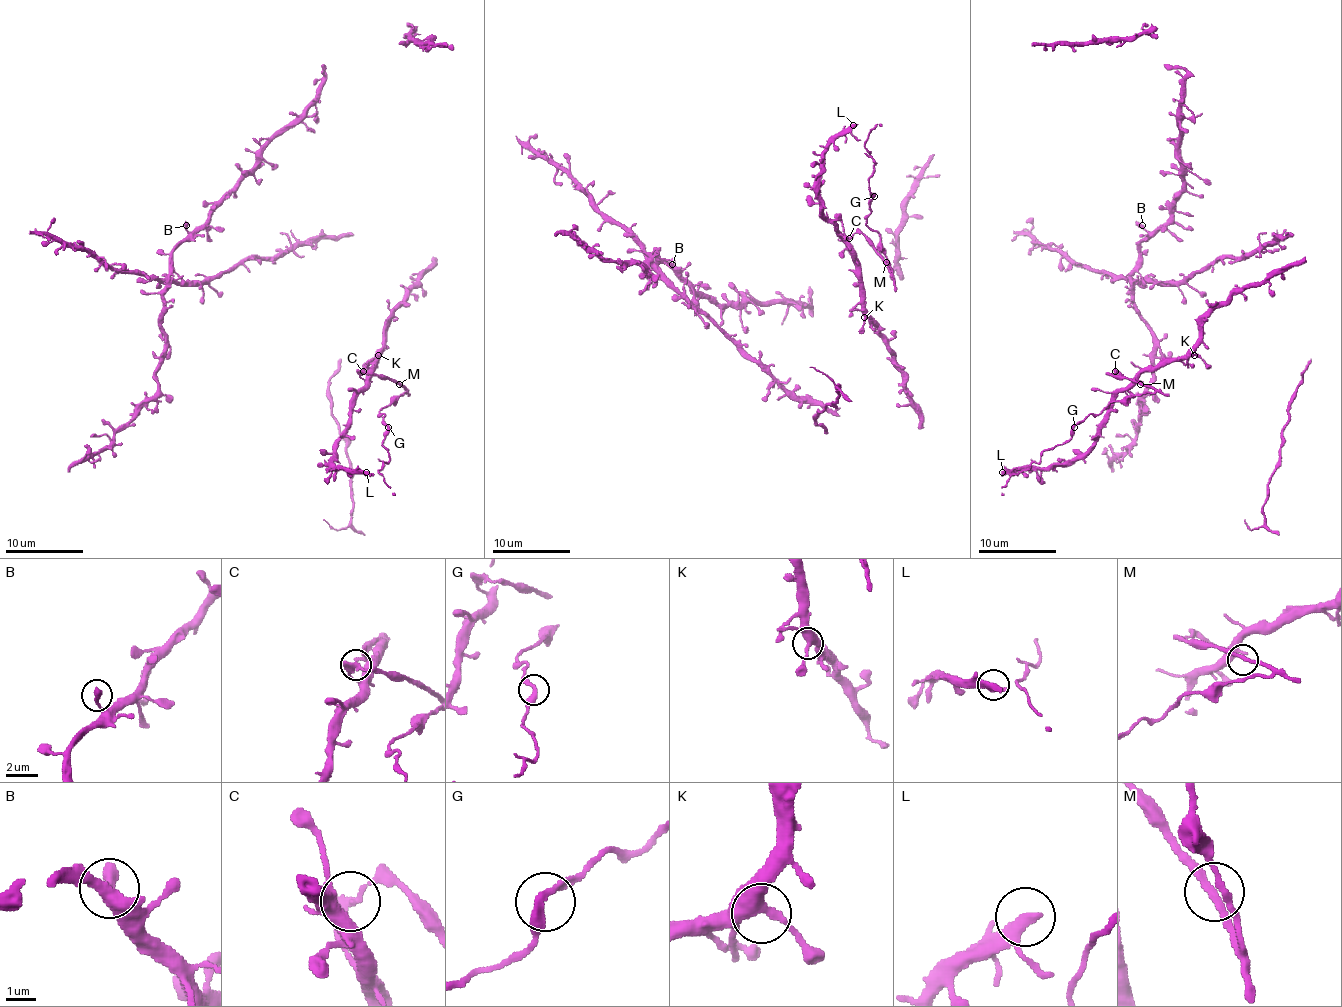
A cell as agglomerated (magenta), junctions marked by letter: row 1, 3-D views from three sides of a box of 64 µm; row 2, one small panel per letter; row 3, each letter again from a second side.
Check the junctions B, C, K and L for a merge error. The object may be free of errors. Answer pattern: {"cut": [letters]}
{"cut": ["C"]}

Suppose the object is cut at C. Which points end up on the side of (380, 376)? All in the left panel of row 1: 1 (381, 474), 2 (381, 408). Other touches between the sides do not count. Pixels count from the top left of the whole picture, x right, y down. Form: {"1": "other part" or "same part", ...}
{"1": "same part", "2": "same part"}

